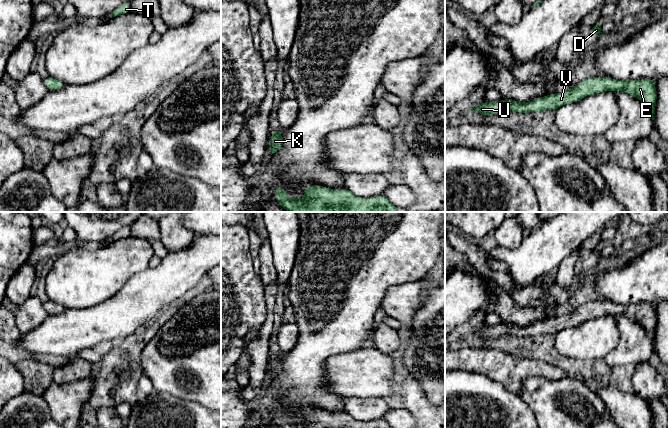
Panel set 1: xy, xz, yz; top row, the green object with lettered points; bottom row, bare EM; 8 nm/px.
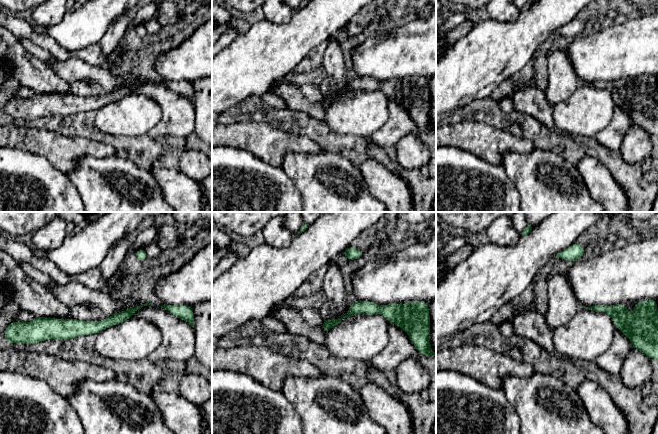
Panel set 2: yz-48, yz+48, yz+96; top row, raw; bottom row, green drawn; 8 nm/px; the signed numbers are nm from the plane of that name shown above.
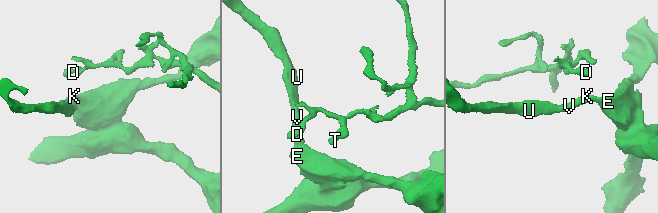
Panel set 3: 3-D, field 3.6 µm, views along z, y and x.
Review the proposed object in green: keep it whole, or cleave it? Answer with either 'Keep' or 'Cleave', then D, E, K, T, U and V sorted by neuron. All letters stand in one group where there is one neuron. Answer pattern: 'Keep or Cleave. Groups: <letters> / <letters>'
Keep. Groups: D E K T U V

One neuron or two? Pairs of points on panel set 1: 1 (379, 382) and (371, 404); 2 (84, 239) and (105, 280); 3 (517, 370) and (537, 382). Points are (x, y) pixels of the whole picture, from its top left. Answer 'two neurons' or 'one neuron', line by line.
1: two neurons
2: two neurons
3: two neurons

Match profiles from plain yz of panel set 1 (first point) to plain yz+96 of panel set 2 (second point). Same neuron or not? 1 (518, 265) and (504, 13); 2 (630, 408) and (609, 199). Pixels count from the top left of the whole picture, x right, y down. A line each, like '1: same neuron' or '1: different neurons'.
1: different neurons
2: same neuron

